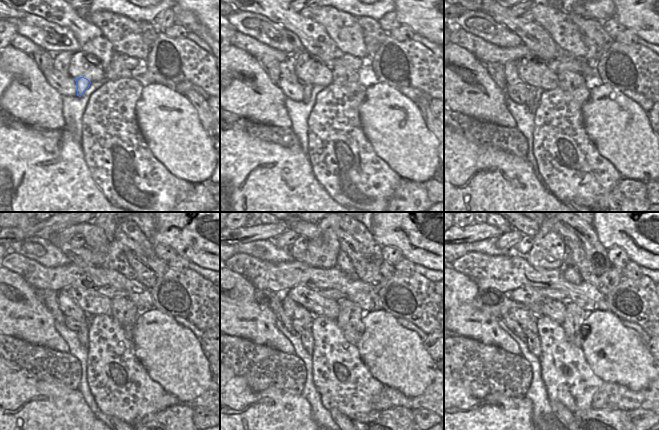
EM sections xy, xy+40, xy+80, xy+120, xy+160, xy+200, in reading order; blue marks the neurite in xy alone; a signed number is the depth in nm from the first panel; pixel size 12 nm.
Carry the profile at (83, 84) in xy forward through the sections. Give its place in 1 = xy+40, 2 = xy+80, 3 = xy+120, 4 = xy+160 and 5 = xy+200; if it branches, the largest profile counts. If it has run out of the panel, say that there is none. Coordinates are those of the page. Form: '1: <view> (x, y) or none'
1: xy+40 (307, 88)
2: xy+80 (531, 95)
3: xy+120 (83, 334)
4: xy+160 (307, 339)
5: xy+200 (533, 343)

